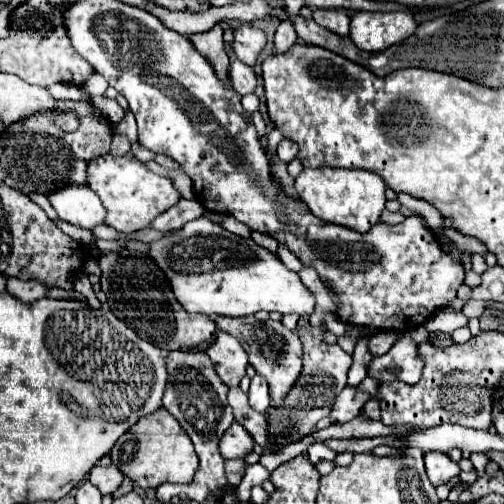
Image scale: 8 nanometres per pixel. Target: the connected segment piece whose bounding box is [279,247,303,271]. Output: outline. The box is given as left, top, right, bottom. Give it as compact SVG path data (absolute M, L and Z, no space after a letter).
M279 247L279 257L281 257L283 265L285 265L287 269L291 269L291 271L299 271L299 269L303 267L301 261L299 261L287 247Z

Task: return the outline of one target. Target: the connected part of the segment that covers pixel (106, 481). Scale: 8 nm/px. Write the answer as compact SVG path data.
M95 465L89 473L89 481L103 493L103 495L109 495L109 493L115 493L117 487L121 485L123 481L123 473L119 473L113 465L111 467L99 467Z

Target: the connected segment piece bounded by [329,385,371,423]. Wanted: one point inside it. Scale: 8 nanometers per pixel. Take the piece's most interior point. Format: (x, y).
(349, 402)

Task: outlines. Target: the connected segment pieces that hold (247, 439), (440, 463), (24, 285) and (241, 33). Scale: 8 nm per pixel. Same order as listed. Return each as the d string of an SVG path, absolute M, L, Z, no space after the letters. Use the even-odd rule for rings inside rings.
M233 423L219 441L219 453L223 455L223 459L241 459L249 451L253 451L251 435L243 425Z
M429 451L429 453L425 453L425 467L427 467L429 481L435 487L447 483L453 477L457 477L459 471L461 471L459 463L451 461L449 455L441 453L441 451Z
M7 277L7 293L15 295L23 303L31 303L31 301L45 297L47 287L43 287L41 283L35 283L35 281L21 281L15 277Z
M243 23L235 29L235 41L233 41L233 49L237 53L237 59L247 63L249 67L255 65L261 49L265 47L265 33L249 23Z

